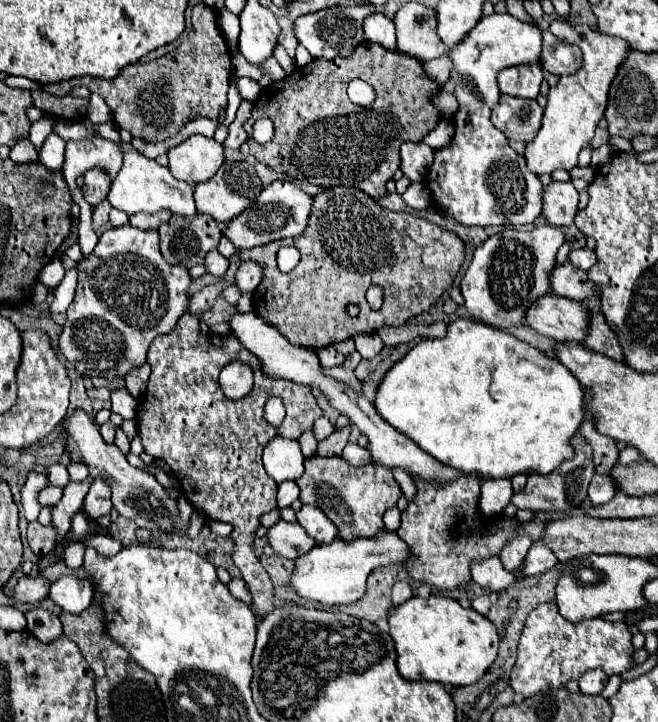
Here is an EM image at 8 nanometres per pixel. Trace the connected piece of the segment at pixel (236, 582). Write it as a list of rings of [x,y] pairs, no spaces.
[[[234,578],[230,584],[228,584],[228,590],[232,596],[236,596],[238,600],[244,600],[244,602],[250,602],[250,594],[244,586],[244,580],[242,578]]]

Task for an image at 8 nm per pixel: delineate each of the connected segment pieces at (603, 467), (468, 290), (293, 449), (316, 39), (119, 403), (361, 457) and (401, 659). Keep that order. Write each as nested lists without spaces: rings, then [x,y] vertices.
[[[584,420],[582,422],[582,428],[580,428],[579,433],[588,440],[588,444],[594,450],[596,472],[598,474],[606,474],[608,472],[608,466],[614,466],[616,460],[618,460],[616,442],[612,438],[608,438],[608,436],[602,436],[590,420]]]
[[[536,226],[534,230],[506,228],[482,242],[466,276],[462,278],[462,296],[468,312],[490,326],[510,328],[524,326],[526,312],[538,298],[552,292],[549,274],[556,266],[556,252],[564,244],[562,230],[556,226]]]
[[[274,438],[262,454],[266,472],[278,484],[284,480],[296,480],[304,474],[304,456],[300,444],[288,438]]]
[[[370,2],[360,6],[332,6],[318,10],[314,14],[300,16],[296,20],[296,36],[298,42],[314,56],[314,58],[336,58],[336,56],[352,56],[352,52],[364,42],[364,20],[372,16],[376,10]]]
[[[126,388],[112,392],[112,412],[120,414],[124,420],[136,418],[136,406],[138,402],[126,392]]]
[[[346,444],[344,452],[342,452],[342,458],[352,466],[366,466],[366,464],[372,462],[370,452],[366,448],[360,448],[358,444]]]
[[[434,594],[428,598],[414,596],[392,610],[388,624],[390,624],[390,636],[394,638],[396,654],[398,654],[398,668],[406,680],[428,680],[428,682],[440,682],[446,686],[476,684],[498,656],[500,636],[496,626],[476,610],[462,608],[460,602],[450,596],[434,596]]]

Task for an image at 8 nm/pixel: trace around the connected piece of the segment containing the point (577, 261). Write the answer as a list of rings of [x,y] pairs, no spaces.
[[[588,247],[571,251],[568,254],[568,260],[580,270],[590,270],[596,264],[596,256],[592,250],[588,250]]]

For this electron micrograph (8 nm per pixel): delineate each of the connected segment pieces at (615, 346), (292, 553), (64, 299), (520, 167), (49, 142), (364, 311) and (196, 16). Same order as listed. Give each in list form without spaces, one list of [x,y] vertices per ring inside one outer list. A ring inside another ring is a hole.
[[[592,298],[586,302],[588,308],[596,314],[594,324],[592,324],[592,334],[588,334],[588,338],[584,340],[584,344],[616,362],[626,362],[624,360],[624,350],[620,346],[620,340],[616,336],[616,332],[606,324],[602,312],[600,312],[600,302],[598,298]]]
[[[284,520],[276,522],[268,530],[268,540],[276,554],[290,558],[290,560],[298,558],[300,554],[306,554],[308,550],[316,546],[316,540],[308,536],[304,528],[300,528],[298,524],[288,524]]]
[[[72,268],[70,272],[66,272],[64,280],[60,282],[60,286],[54,292],[54,302],[50,306],[50,314],[64,314],[68,310],[68,306],[72,304],[74,298],[74,288],[76,288],[76,268]]]
[[[492,14],[480,18],[472,34],[456,50],[452,50],[450,58],[454,62],[454,70],[450,74],[450,80],[454,82],[456,90],[454,96],[460,102],[460,110],[456,114],[456,134],[454,140],[444,148],[434,152],[434,164],[428,172],[428,188],[432,192],[432,202],[440,208],[442,214],[454,218],[462,226],[526,226],[534,224],[536,218],[542,214],[542,182],[538,176],[534,176],[524,162],[522,154],[516,154],[510,150],[506,136],[496,130],[490,122],[490,110],[498,102],[500,89],[498,86],[498,72],[504,70],[504,66],[518,66],[518,64],[538,64],[542,52],[542,30],[536,24],[520,22],[512,18],[510,14]]]
[[[52,132],[40,148],[38,162],[42,162],[50,170],[60,170],[60,162],[64,160],[64,146],[66,146],[66,142],[62,140],[62,136]]]
[[[332,186],[314,196],[312,218],[308,220],[308,230],[304,230],[300,238],[276,240],[264,246],[242,250],[240,256],[242,260],[256,260],[264,264],[264,278],[254,290],[256,314],[286,334],[290,342],[318,350],[358,334],[376,332],[384,324],[404,326],[410,318],[428,312],[430,306],[434,306],[444,294],[444,290],[452,286],[464,262],[464,242],[454,232],[440,228],[420,216],[408,212],[388,212],[380,208],[368,194],[356,188]],[[282,246],[294,246],[300,252],[298,266],[288,274],[280,272],[276,266],[276,252]],[[370,284],[380,284],[384,288],[384,306],[378,312],[374,312],[364,298]],[[346,304],[358,304],[360,314],[350,318],[346,314]]]
[[[206,4],[192,8],[192,32],[170,54],[146,64],[126,66],[116,78],[74,78],[74,86],[86,86],[90,92],[100,94],[112,108],[118,128],[128,130],[134,138],[146,142],[162,142],[174,138],[190,120],[210,118],[216,120],[226,110],[226,92],[232,72],[230,50],[218,28],[218,14]]]

